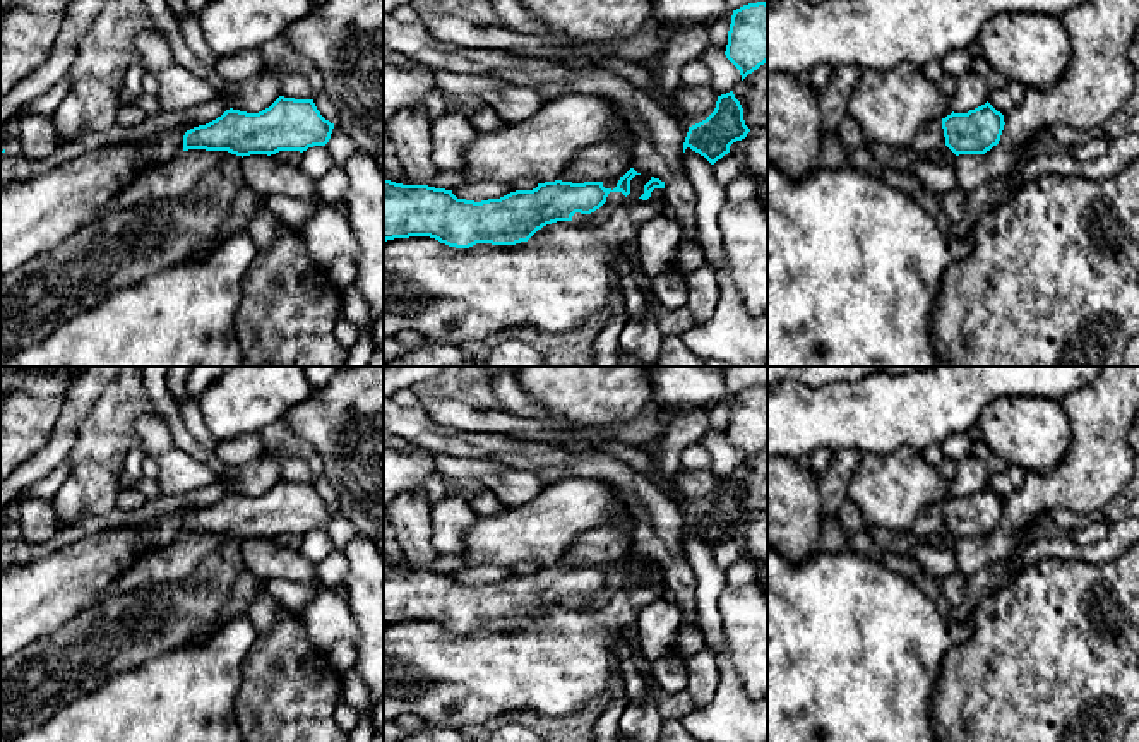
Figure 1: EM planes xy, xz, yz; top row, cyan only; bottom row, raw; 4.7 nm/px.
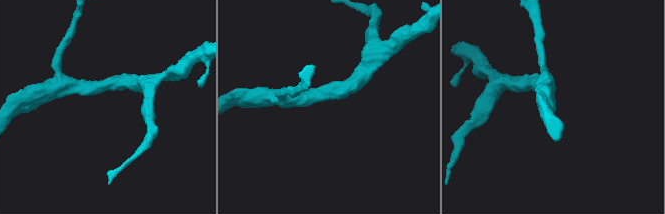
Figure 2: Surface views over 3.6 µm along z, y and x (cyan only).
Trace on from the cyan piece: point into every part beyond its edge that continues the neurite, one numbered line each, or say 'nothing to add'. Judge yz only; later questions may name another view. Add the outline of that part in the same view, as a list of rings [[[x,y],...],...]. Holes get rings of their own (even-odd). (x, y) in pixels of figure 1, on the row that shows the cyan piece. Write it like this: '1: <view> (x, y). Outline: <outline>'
nothing to add

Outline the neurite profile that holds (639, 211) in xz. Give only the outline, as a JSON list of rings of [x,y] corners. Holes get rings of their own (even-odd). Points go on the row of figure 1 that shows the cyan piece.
[[[647,173],[635,175],[625,204],[601,226],[557,221],[528,242],[476,243],[469,248],[449,247],[430,236],[384,242],[384,338],[414,331],[426,343],[461,344],[519,326],[574,332],[606,308],[617,279],[611,271],[622,267],[622,248],[635,242],[639,226],[666,206],[665,188],[654,188],[647,200],[641,199],[649,180]]]

